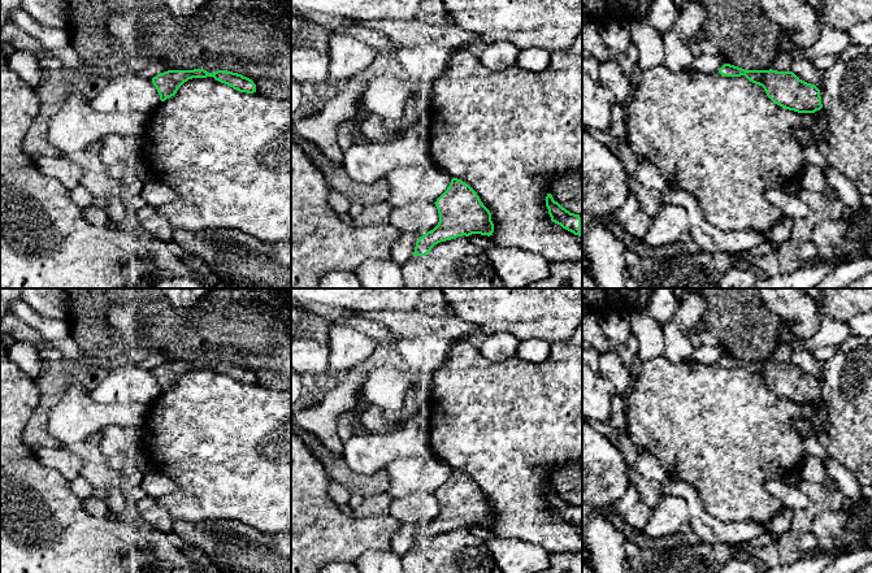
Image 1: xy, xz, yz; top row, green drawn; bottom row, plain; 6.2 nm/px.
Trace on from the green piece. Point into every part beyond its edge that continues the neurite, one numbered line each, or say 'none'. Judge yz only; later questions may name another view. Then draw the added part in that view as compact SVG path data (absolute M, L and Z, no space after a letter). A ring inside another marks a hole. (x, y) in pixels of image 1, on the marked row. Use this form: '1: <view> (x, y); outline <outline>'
none

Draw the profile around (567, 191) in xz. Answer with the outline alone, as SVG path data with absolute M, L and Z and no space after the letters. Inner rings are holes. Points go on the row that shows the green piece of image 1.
M571 173L555 181L551 195L571 213L582 214L582 173Z

